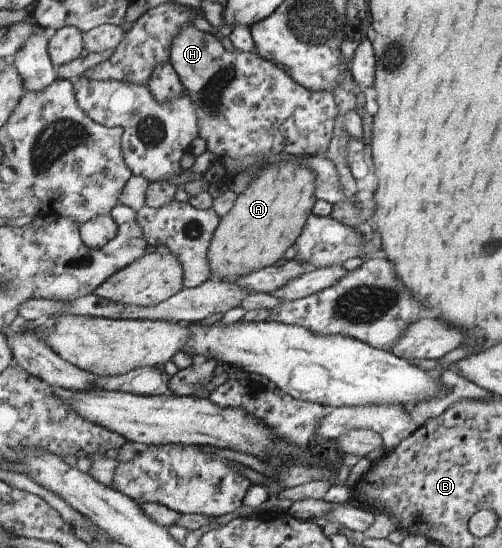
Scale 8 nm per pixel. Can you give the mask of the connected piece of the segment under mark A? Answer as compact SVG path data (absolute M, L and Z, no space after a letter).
M300 160L270 165L258 171L252 185L237 196L213 235L208 251L212 279L235 282L278 263L288 247L295 245L313 214L317 202L314 181L316 173Z

